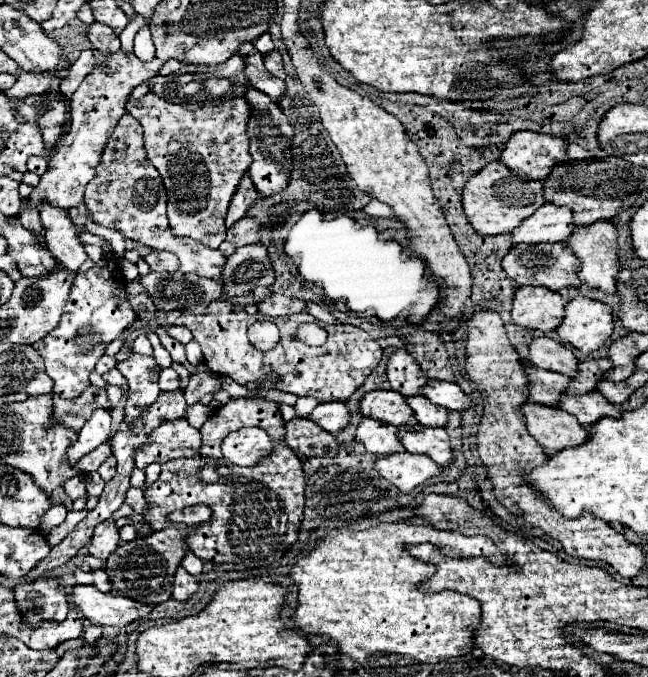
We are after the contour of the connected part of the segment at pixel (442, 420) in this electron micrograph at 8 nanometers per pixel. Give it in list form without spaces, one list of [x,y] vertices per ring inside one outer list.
[[[417,395],[417,397],[409,397],[407,399],[409,407],[415,411],[415,417],[421,425],[425,427],[447,427],[449,421],[449,409],[439,407],[435,403],[431,403],[427,397]]]

